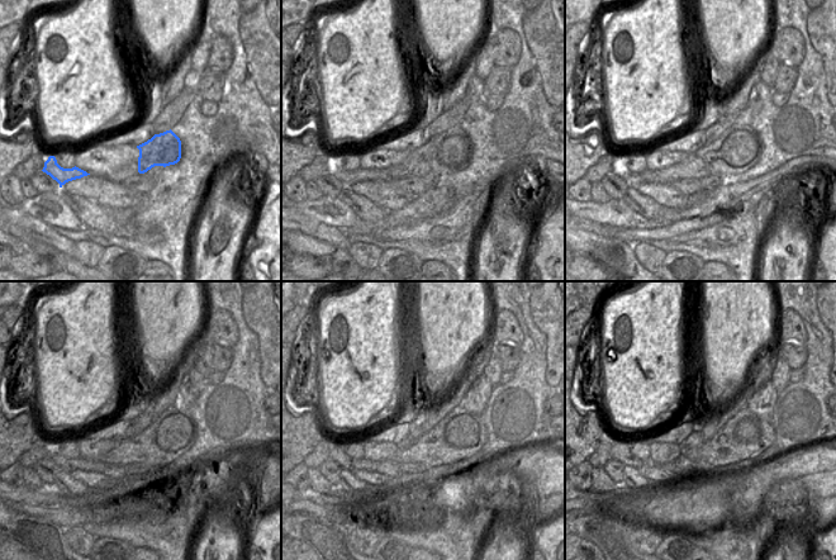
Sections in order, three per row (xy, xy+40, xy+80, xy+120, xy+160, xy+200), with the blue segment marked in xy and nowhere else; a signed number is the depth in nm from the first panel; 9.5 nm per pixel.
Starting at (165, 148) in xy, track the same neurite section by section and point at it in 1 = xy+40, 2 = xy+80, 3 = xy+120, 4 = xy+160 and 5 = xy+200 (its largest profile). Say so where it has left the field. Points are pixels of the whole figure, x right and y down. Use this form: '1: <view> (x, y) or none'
1: xy+40 (451, 151)
2: xy+80 (739, 148)
3: xy+120 (169, 437)
4: xy+160 (460, 433)
5: xy+200 (745, 436)

